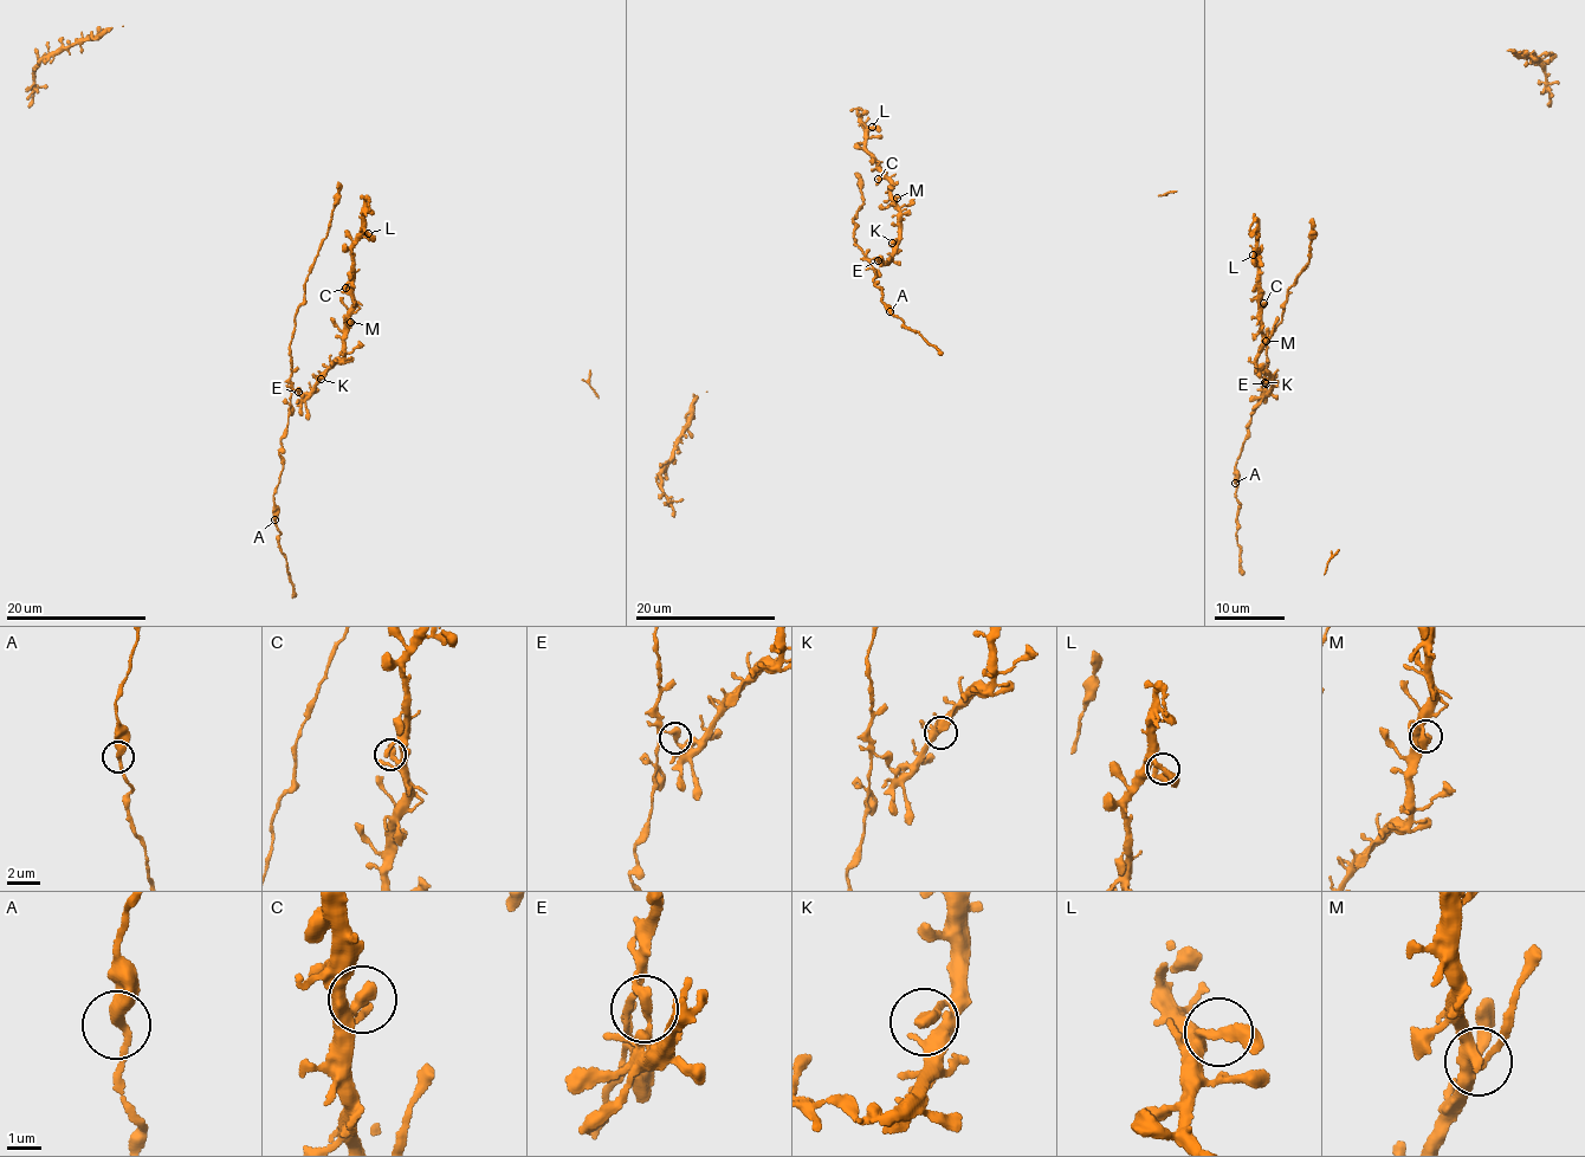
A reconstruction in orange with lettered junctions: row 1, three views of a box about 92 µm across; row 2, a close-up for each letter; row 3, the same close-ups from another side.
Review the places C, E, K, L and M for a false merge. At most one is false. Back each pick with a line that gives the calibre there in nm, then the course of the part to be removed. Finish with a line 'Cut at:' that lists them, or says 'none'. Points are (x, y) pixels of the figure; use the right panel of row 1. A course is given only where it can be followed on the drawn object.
E: calibre 280 nm; course (1266, 385), (1265, 377), (1259, 407), (1250, 414), (1236, 460), (1237, 543), (1242, 575)
Cut at: E

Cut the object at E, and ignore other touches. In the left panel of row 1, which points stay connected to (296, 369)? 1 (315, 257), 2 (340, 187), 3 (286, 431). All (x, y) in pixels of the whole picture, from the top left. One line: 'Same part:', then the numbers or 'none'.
Same part: 1, 2, 3

